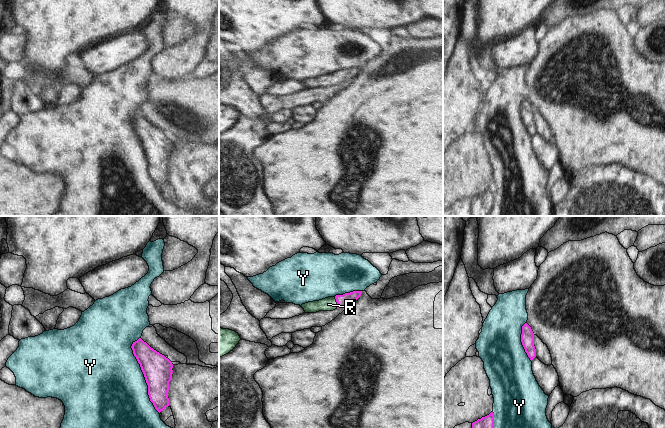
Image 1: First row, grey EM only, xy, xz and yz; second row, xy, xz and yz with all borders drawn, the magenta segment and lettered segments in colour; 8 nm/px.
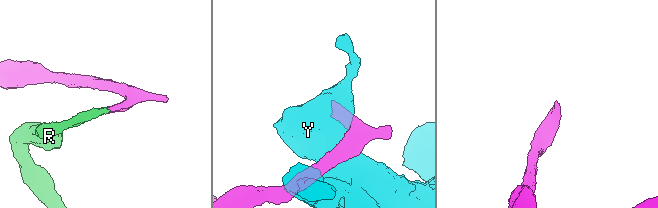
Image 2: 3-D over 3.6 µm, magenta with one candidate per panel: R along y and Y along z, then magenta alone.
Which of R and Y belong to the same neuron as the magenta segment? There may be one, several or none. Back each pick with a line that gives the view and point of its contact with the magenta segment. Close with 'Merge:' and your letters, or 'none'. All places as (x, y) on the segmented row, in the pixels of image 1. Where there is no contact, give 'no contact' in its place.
R: meets magenta in xz at (336, 301)
Merge: R

